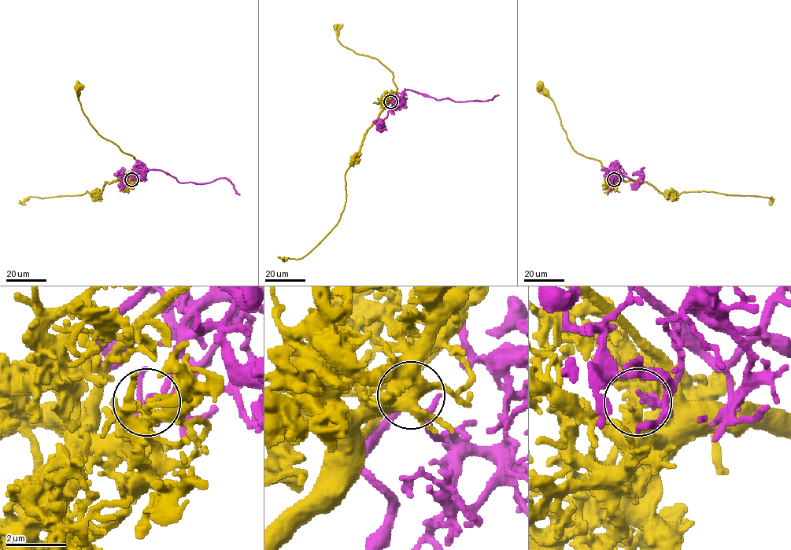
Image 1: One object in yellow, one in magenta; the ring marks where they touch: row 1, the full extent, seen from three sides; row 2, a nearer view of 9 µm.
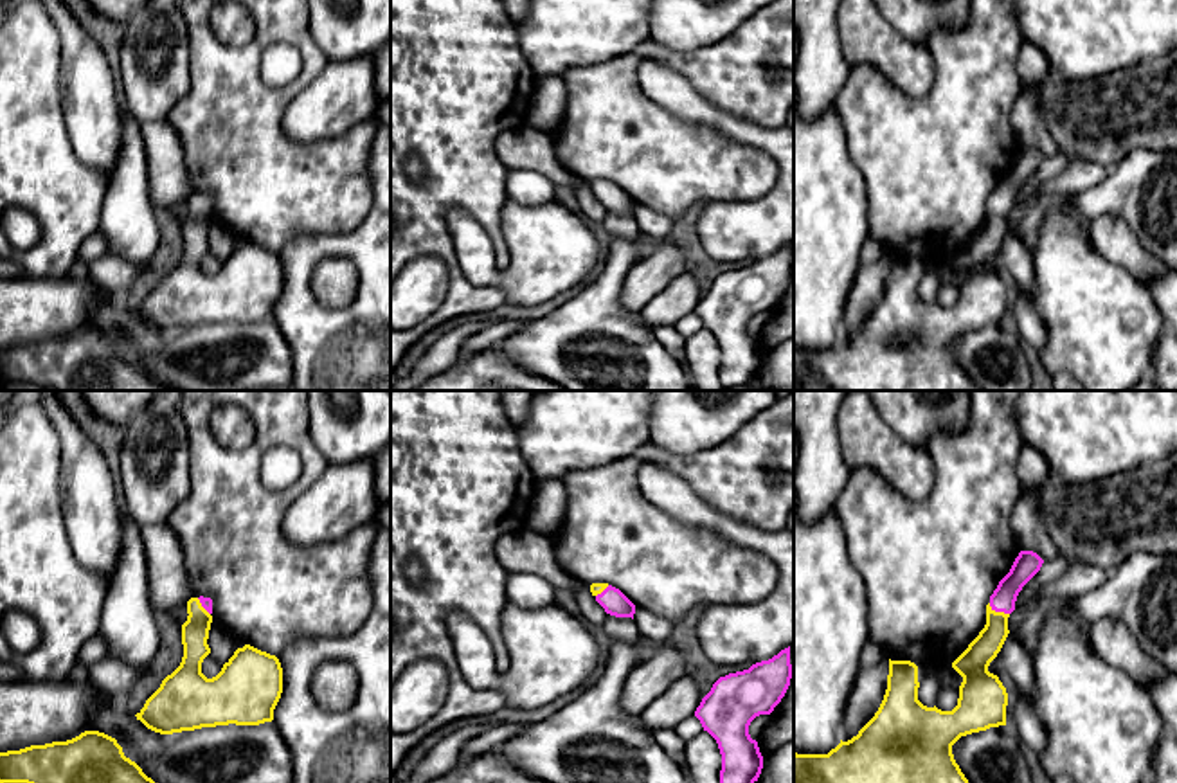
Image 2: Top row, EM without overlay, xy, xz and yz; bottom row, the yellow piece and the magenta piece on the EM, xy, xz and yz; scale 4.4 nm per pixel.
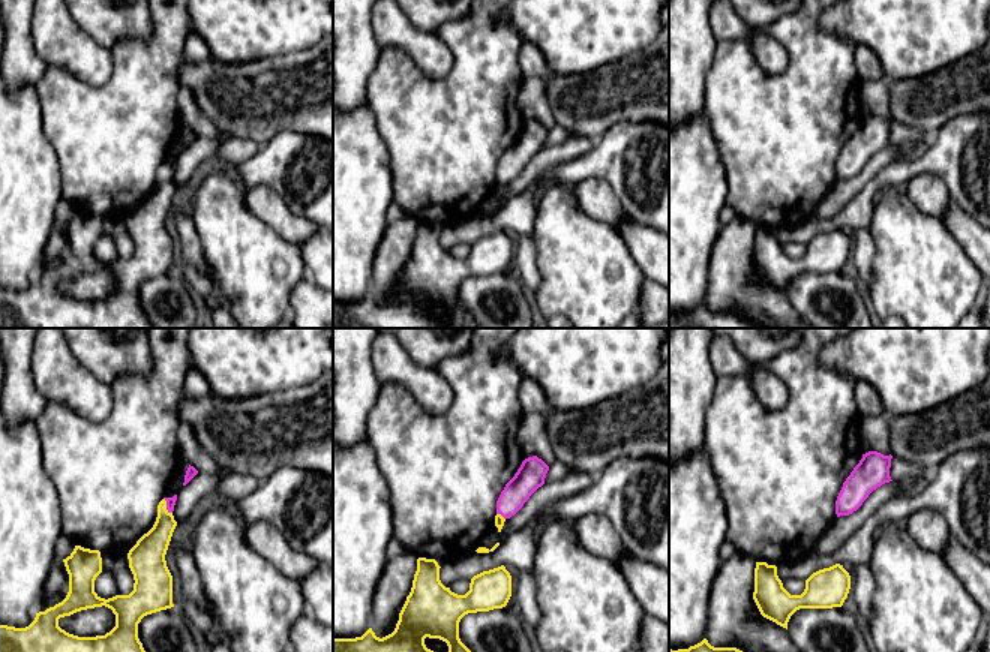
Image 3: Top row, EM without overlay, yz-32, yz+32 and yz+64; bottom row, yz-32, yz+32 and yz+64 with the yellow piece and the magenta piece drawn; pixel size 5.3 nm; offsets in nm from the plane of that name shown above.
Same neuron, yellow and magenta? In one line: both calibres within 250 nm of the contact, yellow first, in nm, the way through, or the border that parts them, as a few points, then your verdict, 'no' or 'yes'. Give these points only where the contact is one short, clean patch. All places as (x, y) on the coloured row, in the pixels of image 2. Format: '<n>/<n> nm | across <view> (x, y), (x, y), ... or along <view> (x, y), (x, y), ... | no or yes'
140/110 nm | along yz (988, 603), (996, 611), (1008, 614) | no

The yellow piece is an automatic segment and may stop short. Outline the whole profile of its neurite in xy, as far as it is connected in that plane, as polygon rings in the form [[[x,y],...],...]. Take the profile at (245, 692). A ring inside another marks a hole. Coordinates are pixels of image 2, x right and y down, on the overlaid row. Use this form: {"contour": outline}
{"contour": [[[198,598],[187,601],[187,614],[182,625],[182,662],[146,700],[137,720],[160,734],[272,722],[283,693],[279,659],[245,644],[216,677],[207,679],[202,662],[211,653],[207,639],[212,616]]]}

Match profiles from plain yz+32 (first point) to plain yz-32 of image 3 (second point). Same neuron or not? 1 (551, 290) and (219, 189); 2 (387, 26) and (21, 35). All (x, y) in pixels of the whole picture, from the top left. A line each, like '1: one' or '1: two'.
1: one
2: two

